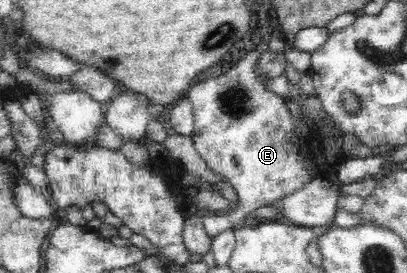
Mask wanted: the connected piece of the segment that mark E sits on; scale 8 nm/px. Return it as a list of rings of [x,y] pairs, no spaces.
[[[268,41],[244,53],[244,57],[226,75],[204,79],[187,92],[192,103],[195,125],[190,138],[206,162],[208,170],[217,173],[235,190],[238,200],[228,212],[202,213],[204,231],[210,239],[232,230],[232,217],[238,221],[258,207],[279,204],[283,197],[302,189],[319,175],[319,167],[308,164],[296,136],[296,123],[282,96],[268,90],[268,81],[258,72],[260,55],[268,51]]]

